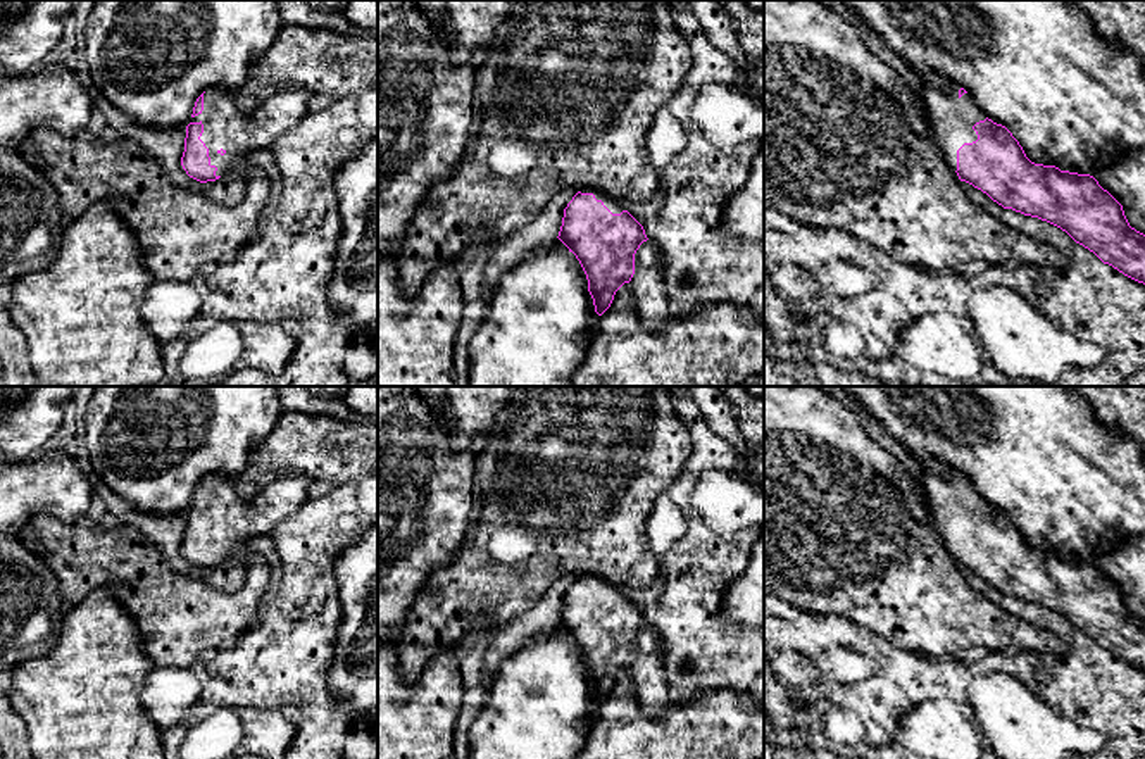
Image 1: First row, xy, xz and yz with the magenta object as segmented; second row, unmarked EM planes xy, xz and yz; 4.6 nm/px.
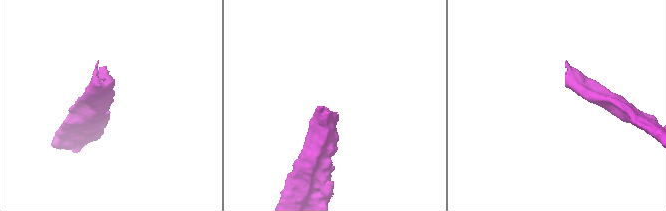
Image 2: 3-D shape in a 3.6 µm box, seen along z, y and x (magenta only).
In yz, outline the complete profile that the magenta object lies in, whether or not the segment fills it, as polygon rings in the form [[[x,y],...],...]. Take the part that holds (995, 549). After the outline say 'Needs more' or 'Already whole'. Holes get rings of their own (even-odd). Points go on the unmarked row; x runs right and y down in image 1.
[[[936,461],[921,464],[919,486],[926,493],[938,533],[960,568],[981,576],[1004,595],[1061,614],[1104,650],[1145,671],[1145,621],[1129,612],[1123,592],[1093,562],[1031,549],[1012,519],[988,505],[964,474]]]. Needs more

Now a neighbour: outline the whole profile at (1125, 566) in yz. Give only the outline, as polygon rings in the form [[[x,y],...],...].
[[[1145,536],[1100,554],[1093,564],[1123,592],[1129,612],[1145,621]]]

